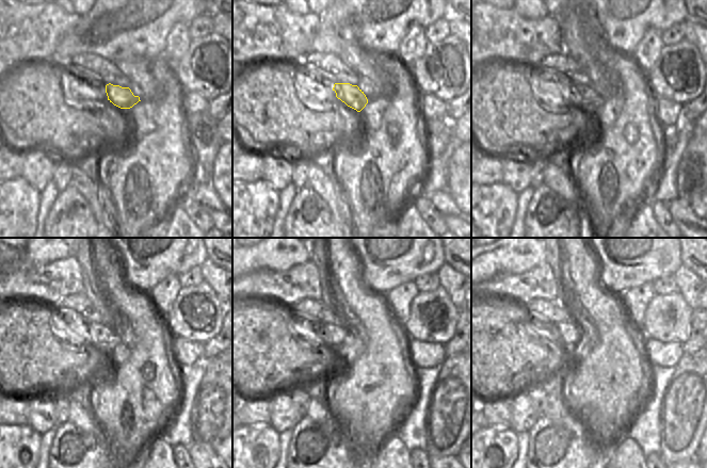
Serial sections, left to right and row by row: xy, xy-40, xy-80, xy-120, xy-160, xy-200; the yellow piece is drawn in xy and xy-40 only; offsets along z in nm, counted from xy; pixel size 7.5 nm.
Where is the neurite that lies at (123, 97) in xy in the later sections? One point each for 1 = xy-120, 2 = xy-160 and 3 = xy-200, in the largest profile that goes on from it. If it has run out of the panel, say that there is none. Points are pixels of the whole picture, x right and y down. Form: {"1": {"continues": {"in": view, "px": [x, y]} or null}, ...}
{"1": {"continues": {"in": "xy-120", "px": [103, 336]}}, "2": {"continues": {"in": "xy-160", "px": [336, 334]}}, "3": {"continues": {"in": "xy-200", "px": [566, 332]}}}

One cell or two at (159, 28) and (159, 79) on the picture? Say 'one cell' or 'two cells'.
two cells

